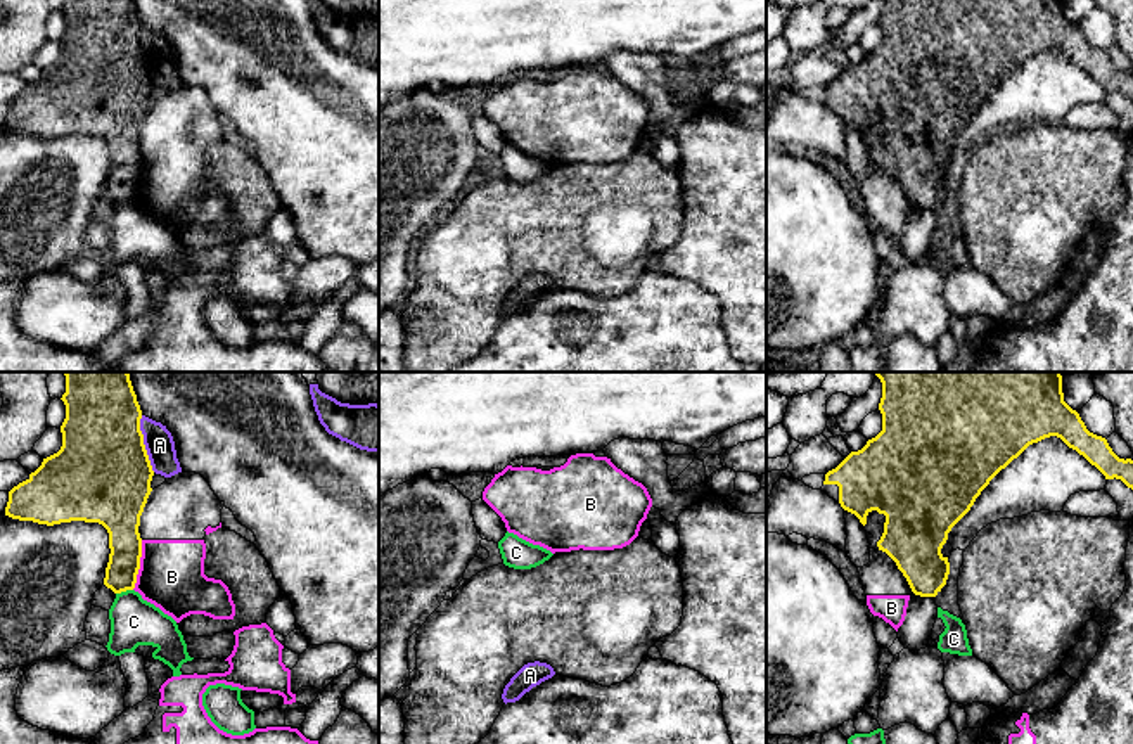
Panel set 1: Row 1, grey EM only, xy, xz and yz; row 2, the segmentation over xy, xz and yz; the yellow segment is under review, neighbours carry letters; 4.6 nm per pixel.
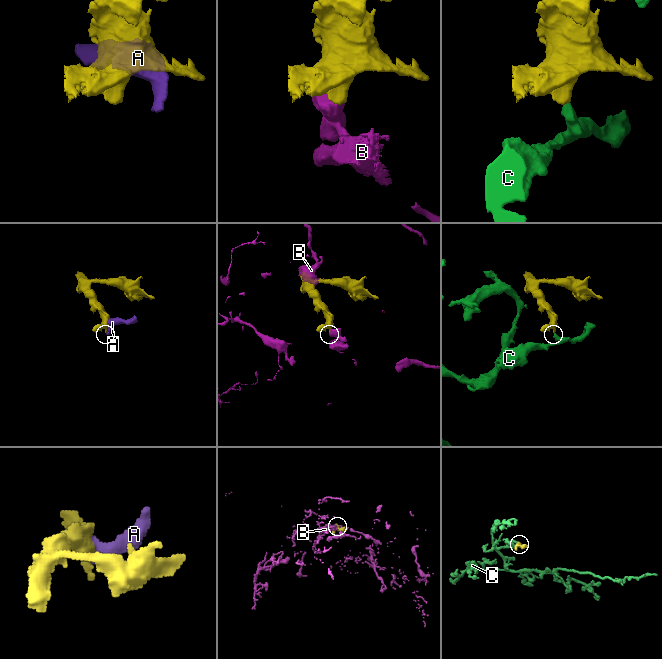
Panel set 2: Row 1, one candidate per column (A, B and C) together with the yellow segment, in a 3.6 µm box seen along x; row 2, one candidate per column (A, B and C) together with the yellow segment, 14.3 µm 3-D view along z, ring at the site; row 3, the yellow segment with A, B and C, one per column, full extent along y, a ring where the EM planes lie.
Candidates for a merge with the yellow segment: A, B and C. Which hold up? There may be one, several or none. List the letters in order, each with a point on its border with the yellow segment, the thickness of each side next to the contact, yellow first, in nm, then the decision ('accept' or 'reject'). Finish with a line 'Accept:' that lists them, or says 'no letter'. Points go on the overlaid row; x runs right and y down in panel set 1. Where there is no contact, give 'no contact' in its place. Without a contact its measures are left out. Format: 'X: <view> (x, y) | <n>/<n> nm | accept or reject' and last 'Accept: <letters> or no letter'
A: xy (142, 443) | 460/140 nm | reject
B: xy (139, 564) | 190/300 nm | reject
C: xy (123, 590) | 150/220 nm | reject
Accept: no letter

